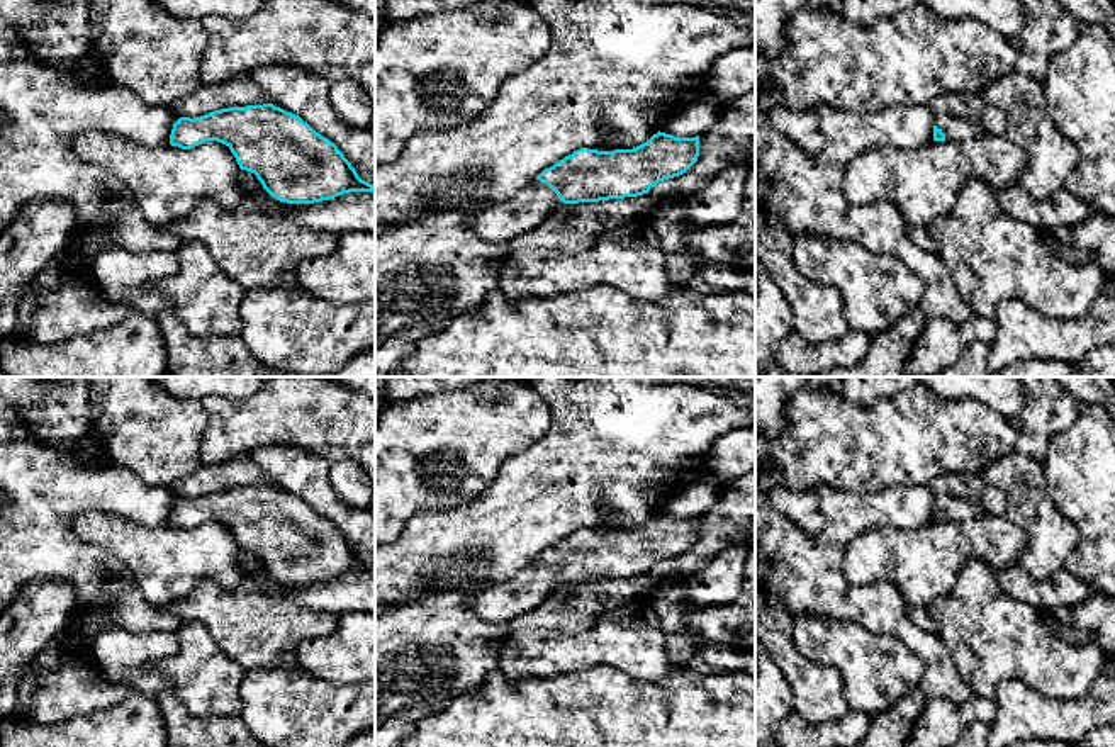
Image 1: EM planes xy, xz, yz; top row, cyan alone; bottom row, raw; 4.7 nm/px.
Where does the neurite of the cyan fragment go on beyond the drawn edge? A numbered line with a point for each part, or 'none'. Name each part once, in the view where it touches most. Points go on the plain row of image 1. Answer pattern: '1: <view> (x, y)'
1: xz (498, 603)

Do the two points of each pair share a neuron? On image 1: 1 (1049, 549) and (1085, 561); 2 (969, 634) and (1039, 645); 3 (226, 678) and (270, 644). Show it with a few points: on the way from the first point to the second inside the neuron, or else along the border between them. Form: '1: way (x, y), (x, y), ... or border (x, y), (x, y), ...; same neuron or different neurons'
1: border (1066, 516), (1076, 527), (1078, 545), (1063, 567); different neurons
2: way (986, 634), (1010, 639), (1022, 645); same neuron
3: border (212, 637), (245, 671); different neurons

